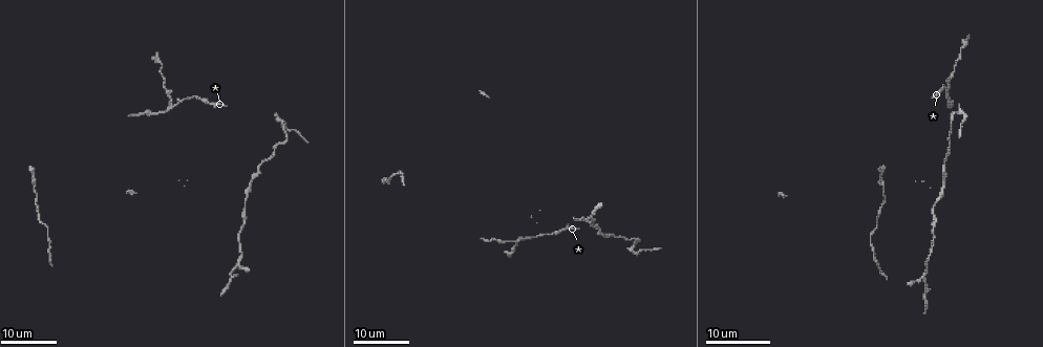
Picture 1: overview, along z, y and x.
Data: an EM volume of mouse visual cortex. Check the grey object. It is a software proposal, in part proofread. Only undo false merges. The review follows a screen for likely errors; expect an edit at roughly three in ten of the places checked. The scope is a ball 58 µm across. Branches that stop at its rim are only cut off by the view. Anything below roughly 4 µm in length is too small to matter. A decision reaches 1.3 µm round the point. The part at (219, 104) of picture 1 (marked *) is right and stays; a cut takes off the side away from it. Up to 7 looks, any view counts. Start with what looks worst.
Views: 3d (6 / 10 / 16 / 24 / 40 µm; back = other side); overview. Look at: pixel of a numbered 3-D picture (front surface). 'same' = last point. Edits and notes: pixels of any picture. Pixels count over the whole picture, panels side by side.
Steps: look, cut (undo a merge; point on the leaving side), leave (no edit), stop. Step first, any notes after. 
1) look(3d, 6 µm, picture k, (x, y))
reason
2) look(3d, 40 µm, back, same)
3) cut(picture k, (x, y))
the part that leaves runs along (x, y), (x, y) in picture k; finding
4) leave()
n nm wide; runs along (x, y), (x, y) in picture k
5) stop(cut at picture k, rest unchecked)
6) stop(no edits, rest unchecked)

look(3d, 24 µm, picture 1, (632, 249))
arms part here

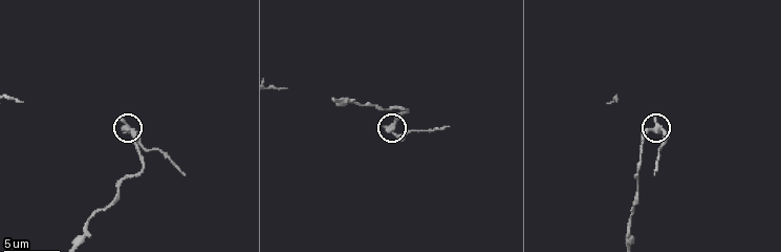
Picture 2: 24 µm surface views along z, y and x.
look(3d, 6 µm, picture 2, (654, 129))

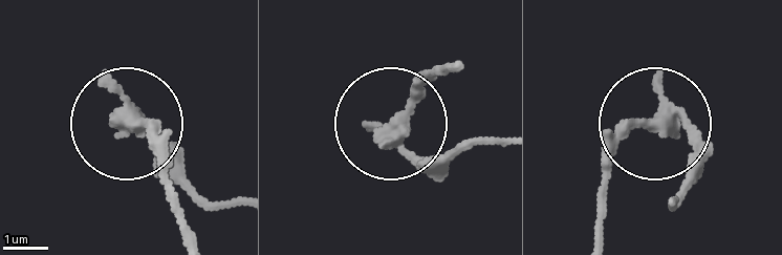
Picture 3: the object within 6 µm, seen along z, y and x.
look(3d, 6 µm, back, picture 3, (134, 123))

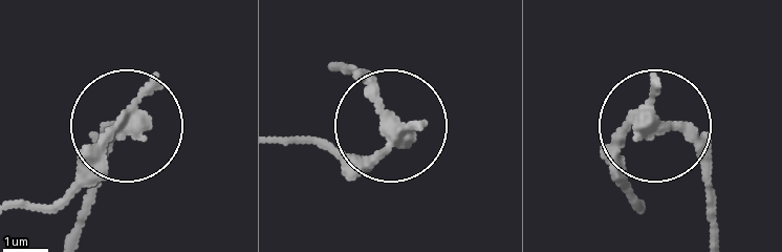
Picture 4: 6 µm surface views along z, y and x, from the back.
cut(picture 4, (370, 78))
270 nm wide; the part that leaves runs along (395, 133), (373, 91), (343, 69) in picture 4; two neurons meet here

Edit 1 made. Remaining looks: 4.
look(overview)

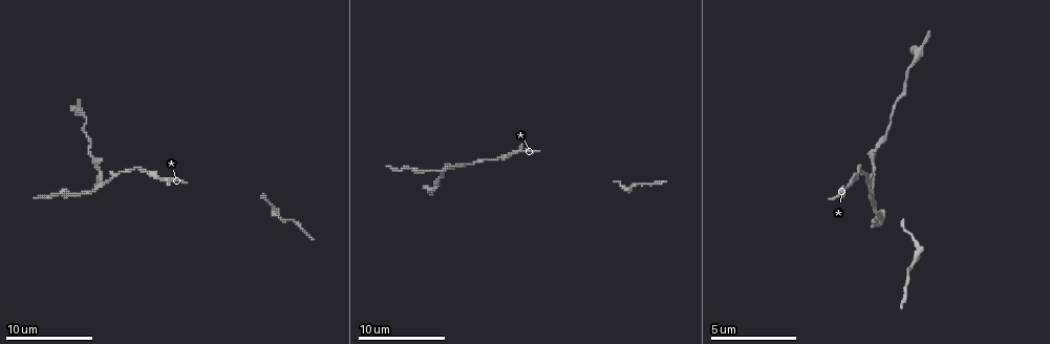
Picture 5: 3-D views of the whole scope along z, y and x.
look(3d, 10 µm, picture 5, (453, 166))
three-way junction

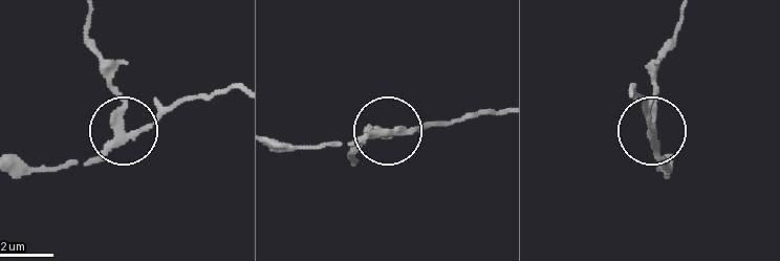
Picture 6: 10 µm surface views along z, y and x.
cut(picture 6, (110, 90))
side arm 9 µm; the part that leaves runs along (118, 130), (118, 91), (89, 38), (87, 17) in picture 6; two neurons meet here

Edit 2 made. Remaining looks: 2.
look(3d, 10 µm, picture 5, (163, 179))
three arms meet

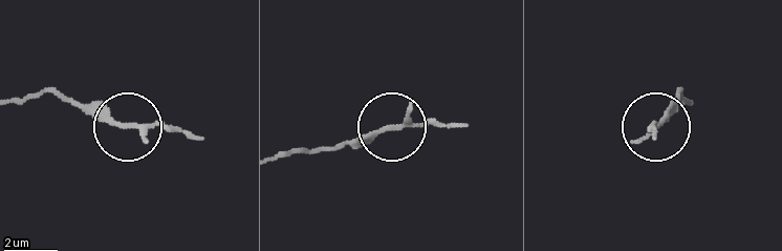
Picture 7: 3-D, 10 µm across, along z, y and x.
leave()
3 arms; runs along (166, 129), (128, 129), (75, 105) in picture 7; continuous, no second neuron

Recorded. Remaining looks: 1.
stop(cut at picture 4, cut at picture 6, rest unchecked)

